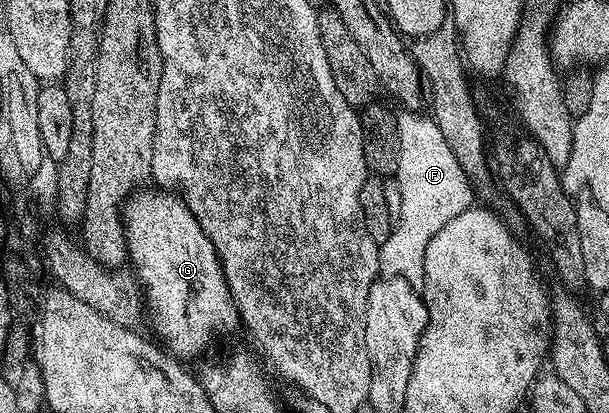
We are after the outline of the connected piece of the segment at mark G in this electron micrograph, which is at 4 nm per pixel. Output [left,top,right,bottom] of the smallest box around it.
[122,187,241,359]

